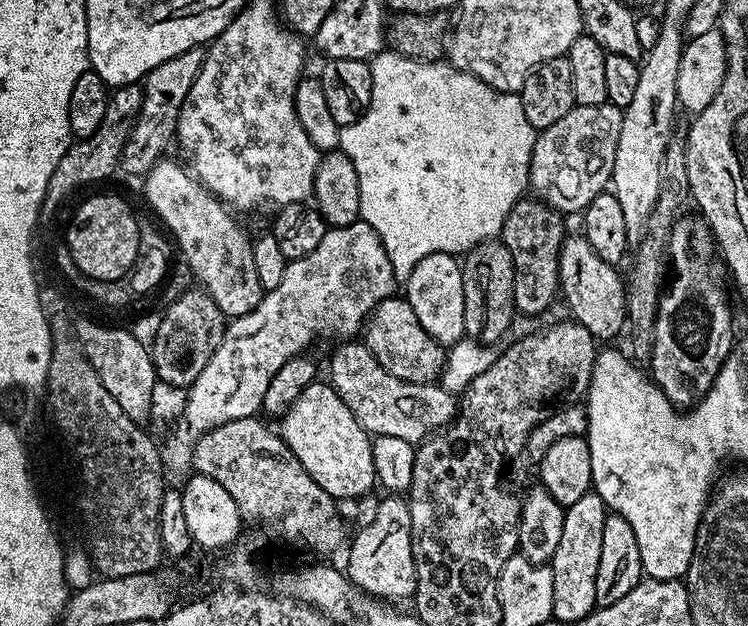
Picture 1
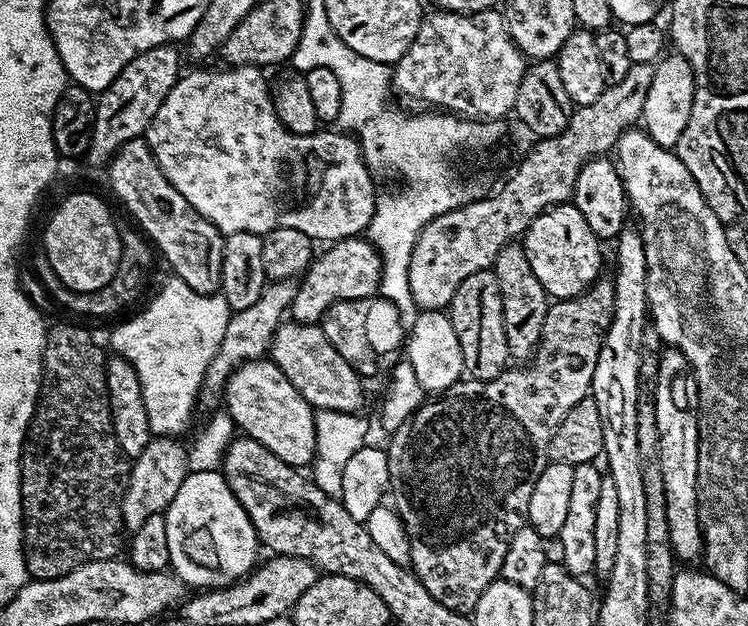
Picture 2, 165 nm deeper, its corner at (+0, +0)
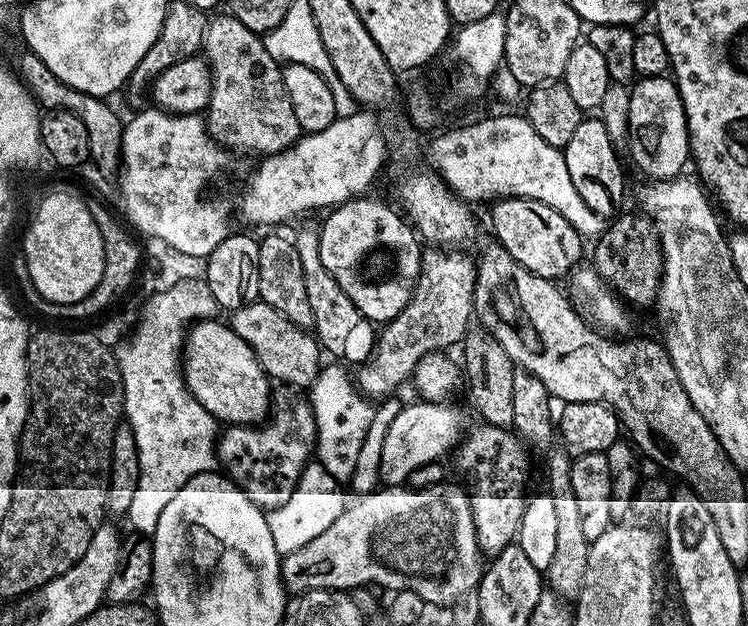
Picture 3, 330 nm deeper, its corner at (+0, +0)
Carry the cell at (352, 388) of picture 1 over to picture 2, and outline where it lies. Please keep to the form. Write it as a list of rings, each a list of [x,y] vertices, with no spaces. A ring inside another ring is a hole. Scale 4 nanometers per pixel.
[[[285,322],[274,334],[270,345],[270,359],[286,374],[290,386],[306,398],[306,402],[314,410],[338,411],[359,413],[364,404],[364,384],[360,373],[355,372],[330,346],[330,338],[326,338],[323,327],[320,324],[297,324]]]

